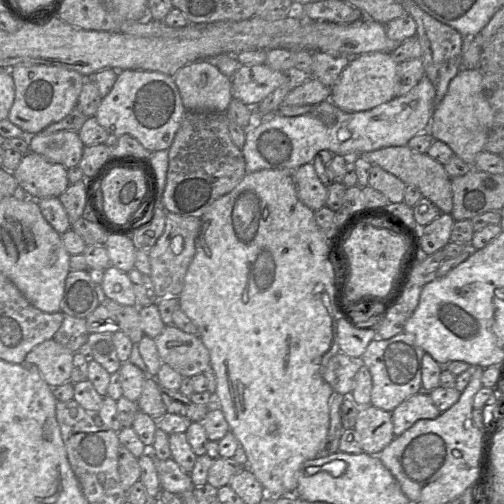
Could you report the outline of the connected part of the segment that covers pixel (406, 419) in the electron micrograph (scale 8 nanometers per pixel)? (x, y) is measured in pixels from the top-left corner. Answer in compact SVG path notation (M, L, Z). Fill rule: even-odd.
M420 391L399 404L392 412L393 433L401 435L420 419L434 419L441 412L428 392Z

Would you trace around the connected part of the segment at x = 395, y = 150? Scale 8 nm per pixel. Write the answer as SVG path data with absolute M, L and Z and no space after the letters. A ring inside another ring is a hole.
M405 145L385 147L361 153L359 156L372 165L377 165L393 174L406 185L416 186L422 196L434 203L442 213L451 213L453 208L451 178L446 173L444 165L431 158L427 153L418 153Z

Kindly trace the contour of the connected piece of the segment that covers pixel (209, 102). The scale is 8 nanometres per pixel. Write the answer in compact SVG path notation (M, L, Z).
M198 60L185 65L175 73L173 80L187 111L225 113L233 99L232 79L221 73L211 60Z

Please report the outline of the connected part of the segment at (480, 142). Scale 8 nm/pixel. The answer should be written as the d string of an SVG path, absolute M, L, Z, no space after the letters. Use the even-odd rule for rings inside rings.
M461 68L450 81L447 93L435 107L428 132L434 140L446 143L456 156L475 166L478 153L484 150L493 124L493 110L484 94L483 73L478 69Z

